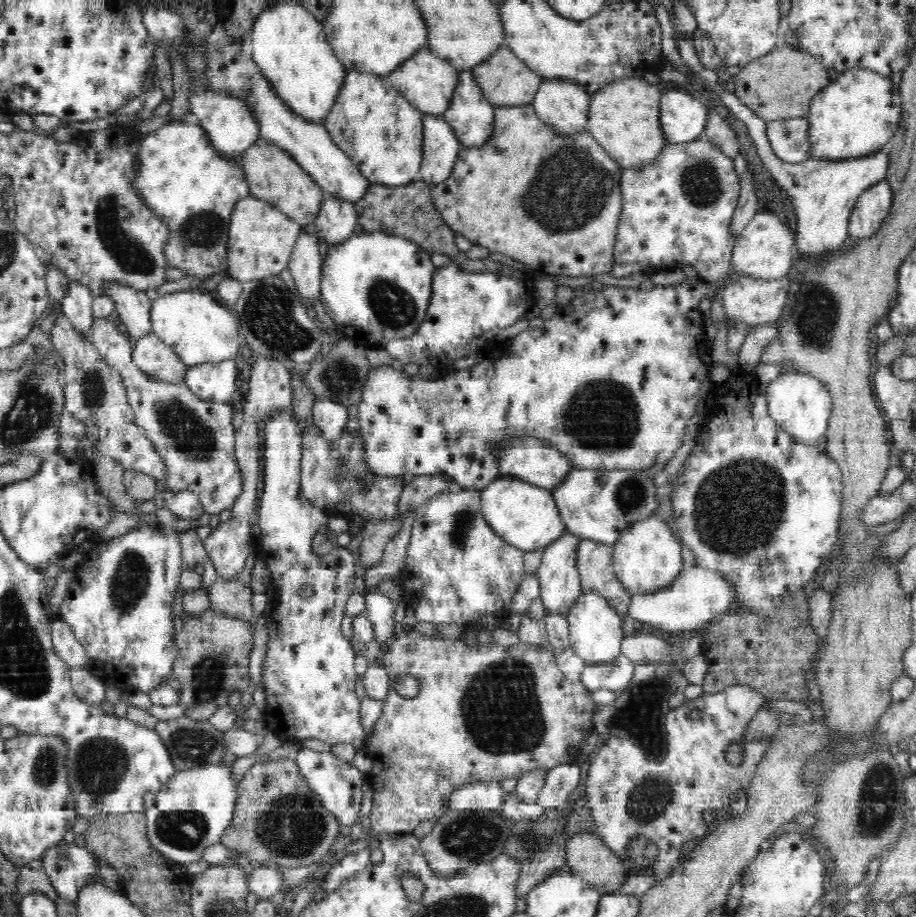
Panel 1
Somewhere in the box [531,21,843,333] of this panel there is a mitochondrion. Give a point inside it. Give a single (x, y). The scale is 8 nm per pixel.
(700, 182)

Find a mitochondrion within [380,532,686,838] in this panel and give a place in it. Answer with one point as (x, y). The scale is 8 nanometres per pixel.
(507, 689)

